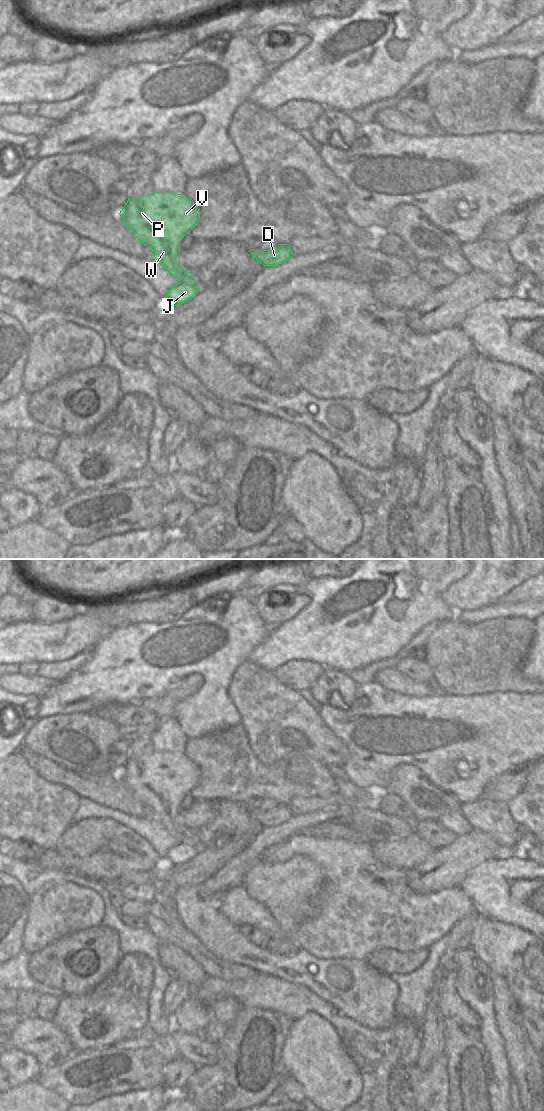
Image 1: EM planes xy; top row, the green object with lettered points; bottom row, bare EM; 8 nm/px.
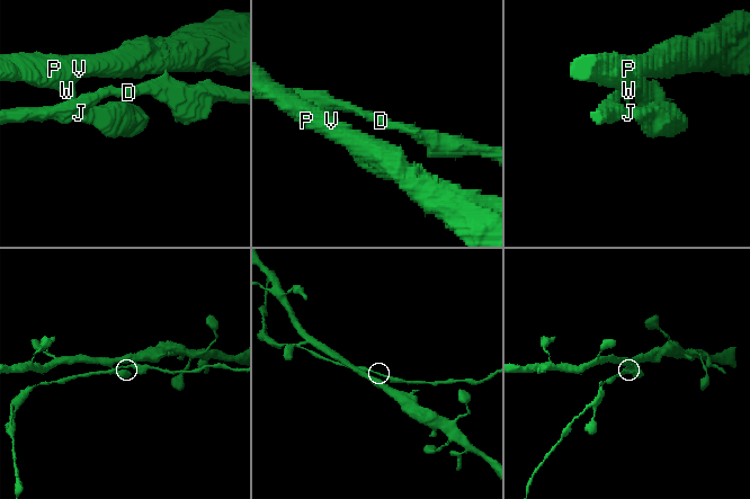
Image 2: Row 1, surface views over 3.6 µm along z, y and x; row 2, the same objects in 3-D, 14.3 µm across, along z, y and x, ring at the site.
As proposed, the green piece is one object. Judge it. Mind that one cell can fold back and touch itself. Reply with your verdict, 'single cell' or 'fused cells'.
fused cells

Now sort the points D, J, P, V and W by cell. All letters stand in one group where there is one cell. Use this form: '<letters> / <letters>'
D J / P V W

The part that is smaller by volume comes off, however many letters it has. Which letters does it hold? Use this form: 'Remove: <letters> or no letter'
Remove: D, J

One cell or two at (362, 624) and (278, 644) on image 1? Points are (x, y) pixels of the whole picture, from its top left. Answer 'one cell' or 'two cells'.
one cell

